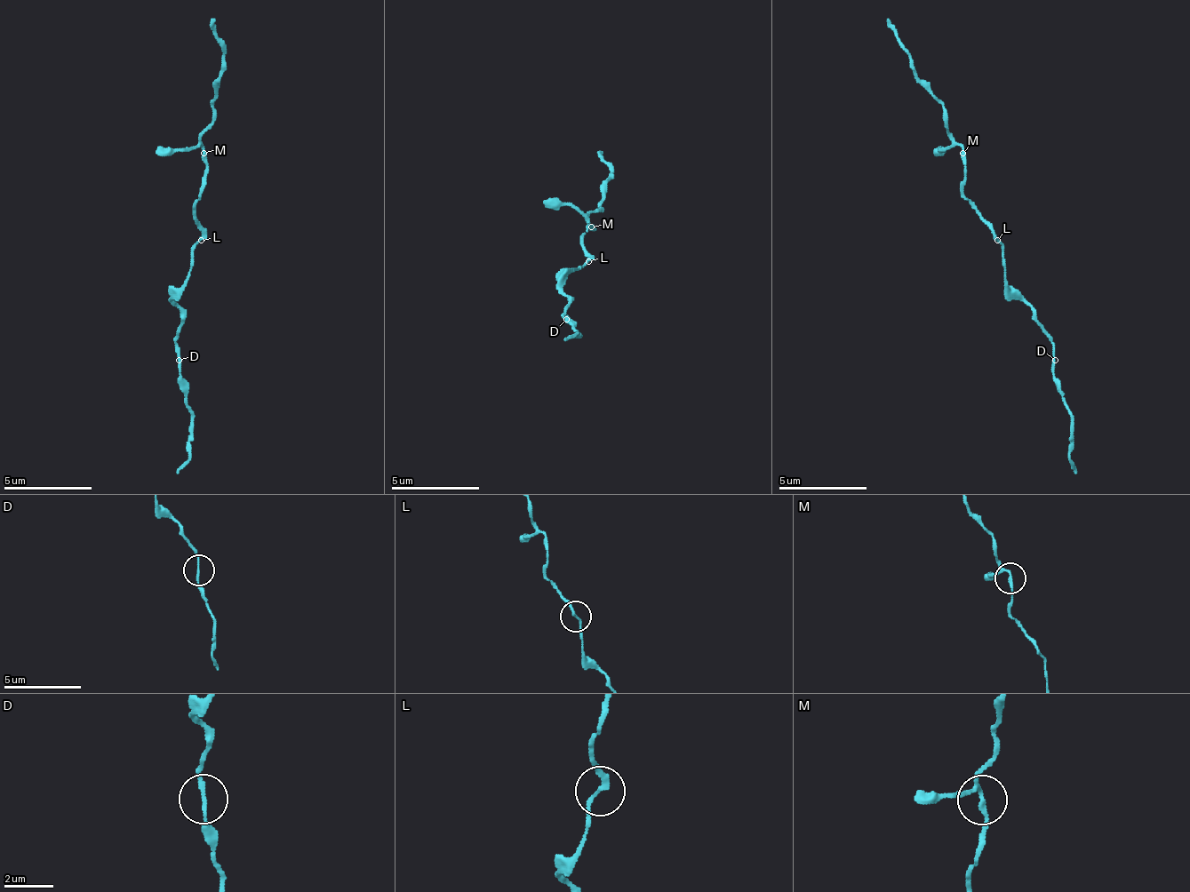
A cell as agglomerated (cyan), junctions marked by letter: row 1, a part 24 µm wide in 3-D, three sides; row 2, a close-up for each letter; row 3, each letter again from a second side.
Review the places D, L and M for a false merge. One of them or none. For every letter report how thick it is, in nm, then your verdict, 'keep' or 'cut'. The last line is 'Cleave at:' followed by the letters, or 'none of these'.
D: 130 nm thick; keep
L: 160 nm thick; keep
M: 130 nm thick; keep
Cleave at: none of these

